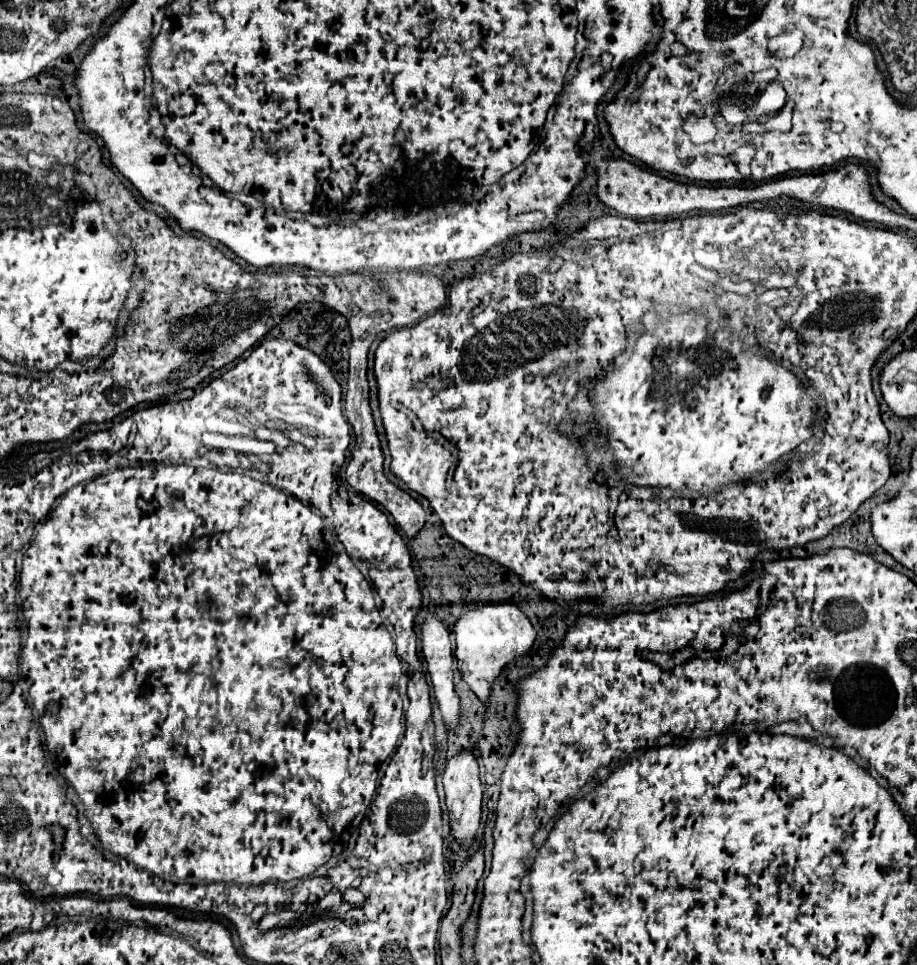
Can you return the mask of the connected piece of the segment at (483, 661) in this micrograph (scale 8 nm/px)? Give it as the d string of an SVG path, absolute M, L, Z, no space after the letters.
M496 603L468 609L456 623L454 633L458 669L462 673L462 679L468 683L468 687L476 693L476 697L482 703L490 701L494 683L504 673L504 669L518 657L528 655L536 641L536 631L532 623L514 603Z

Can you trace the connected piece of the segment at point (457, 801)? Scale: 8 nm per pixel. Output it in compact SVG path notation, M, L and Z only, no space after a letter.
M460 751L446 765L444 791L446 791L446 807L450 815L450 833L462 849L472 849L476 831L480 827L480 817L482 817L482 783L478 777L476 757L470 751Z

